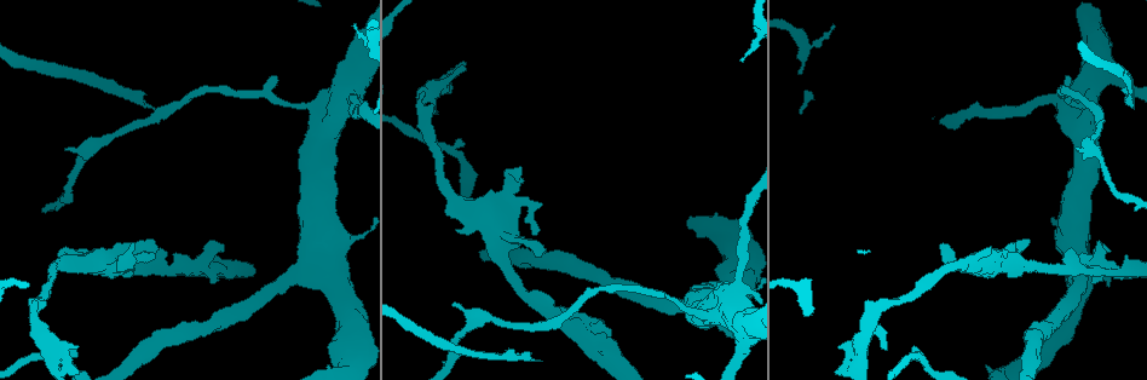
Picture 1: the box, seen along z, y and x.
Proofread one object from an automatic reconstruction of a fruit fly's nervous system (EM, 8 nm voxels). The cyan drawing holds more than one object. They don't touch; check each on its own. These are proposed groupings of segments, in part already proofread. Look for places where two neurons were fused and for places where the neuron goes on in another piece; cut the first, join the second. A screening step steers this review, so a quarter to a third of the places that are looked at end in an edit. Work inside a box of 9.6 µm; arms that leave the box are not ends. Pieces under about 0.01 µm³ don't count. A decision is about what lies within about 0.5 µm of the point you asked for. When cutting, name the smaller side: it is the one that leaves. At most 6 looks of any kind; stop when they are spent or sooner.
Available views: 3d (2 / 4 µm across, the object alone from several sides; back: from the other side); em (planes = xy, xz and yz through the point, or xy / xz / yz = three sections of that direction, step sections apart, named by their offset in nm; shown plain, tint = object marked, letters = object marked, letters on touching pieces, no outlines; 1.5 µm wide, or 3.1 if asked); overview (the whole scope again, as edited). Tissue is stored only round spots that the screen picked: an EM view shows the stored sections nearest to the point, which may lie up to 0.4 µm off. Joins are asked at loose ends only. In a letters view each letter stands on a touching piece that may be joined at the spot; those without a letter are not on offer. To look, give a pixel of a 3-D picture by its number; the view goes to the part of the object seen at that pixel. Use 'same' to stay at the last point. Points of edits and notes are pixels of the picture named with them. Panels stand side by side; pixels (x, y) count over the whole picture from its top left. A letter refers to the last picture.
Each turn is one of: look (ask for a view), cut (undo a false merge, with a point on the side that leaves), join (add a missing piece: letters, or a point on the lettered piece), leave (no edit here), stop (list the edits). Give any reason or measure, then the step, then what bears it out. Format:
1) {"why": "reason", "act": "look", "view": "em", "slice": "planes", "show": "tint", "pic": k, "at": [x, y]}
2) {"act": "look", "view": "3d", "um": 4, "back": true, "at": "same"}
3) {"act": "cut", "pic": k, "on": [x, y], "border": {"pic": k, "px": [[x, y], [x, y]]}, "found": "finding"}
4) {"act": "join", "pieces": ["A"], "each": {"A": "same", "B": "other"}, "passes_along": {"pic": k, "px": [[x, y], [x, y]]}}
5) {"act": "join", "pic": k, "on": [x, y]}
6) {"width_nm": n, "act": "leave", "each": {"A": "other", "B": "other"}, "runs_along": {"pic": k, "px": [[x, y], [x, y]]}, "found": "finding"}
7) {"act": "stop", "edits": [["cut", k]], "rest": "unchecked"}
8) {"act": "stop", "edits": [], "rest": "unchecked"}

{"why": "free end", "act": "look", "view": "3d", "um": 2, "pic": 1, "at": [885, 350]}

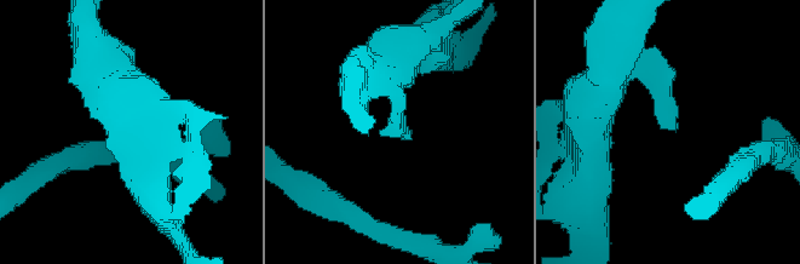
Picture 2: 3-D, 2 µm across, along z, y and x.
{"why": "need the tissue", "act": "look", "view": "em", "slice": "xz", "step": 8, "show": "letters", "pic": 2, "at": [674, 129]}

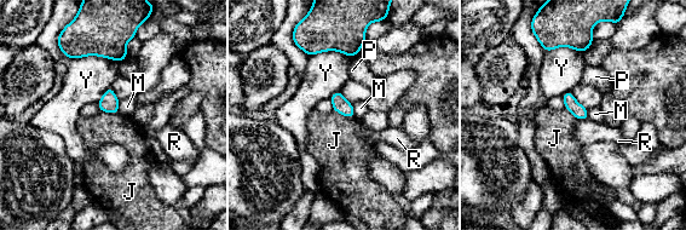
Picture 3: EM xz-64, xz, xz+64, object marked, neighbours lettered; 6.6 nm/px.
{"longest_contact_nm": ["Y", 340], "act": "leave", "each": {"J": "other", "M": "other", "P": "other", "R": "other", "Y": "other"}, "border": {"pic": 3, "px": [[580, 119], [587, 120]]}, "found": "none of them fits"}

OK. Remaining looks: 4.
{"why": "arms part here", "act": "look", "view": "3d", "um": 4, "back": true, "pic": 1, "at": [1076, 269]}

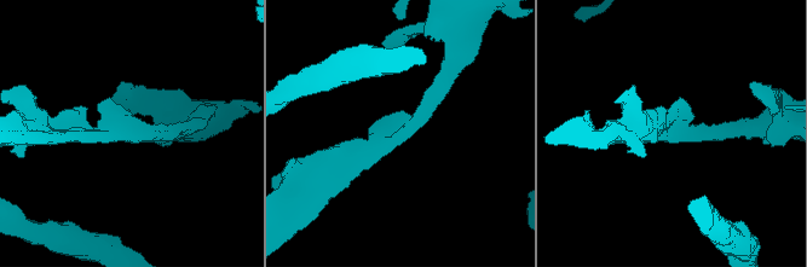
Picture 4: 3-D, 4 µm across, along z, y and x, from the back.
{"act": "look", "view": "em", "slice": "planes", "show": "tint", "pic": 4, "at": [395, 136]}

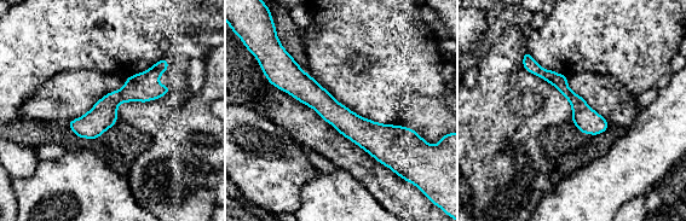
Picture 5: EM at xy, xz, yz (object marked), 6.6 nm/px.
{"why": "what lies round it", "act": "look", "view": "em", "slice": "planes", "show": "letters", "at": "same"}

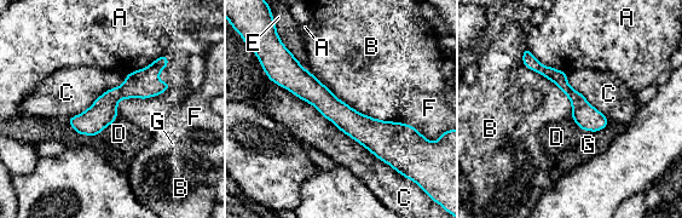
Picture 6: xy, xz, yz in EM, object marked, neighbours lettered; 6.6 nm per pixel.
{"width_nm": 160, "longest_contact_nm": ["C", 1000], "act": "leave", "each": {"A": "other", "B": "other", "C": "other", "D": "other", "E": "other", "F": "other", "G": "other"}, "found": "one neuron here"}

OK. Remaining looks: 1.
{"act": "stop", "edits": [], "rest": "unchecked"}

